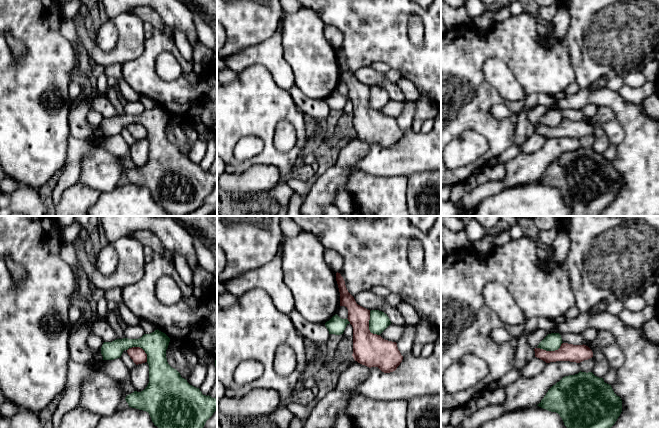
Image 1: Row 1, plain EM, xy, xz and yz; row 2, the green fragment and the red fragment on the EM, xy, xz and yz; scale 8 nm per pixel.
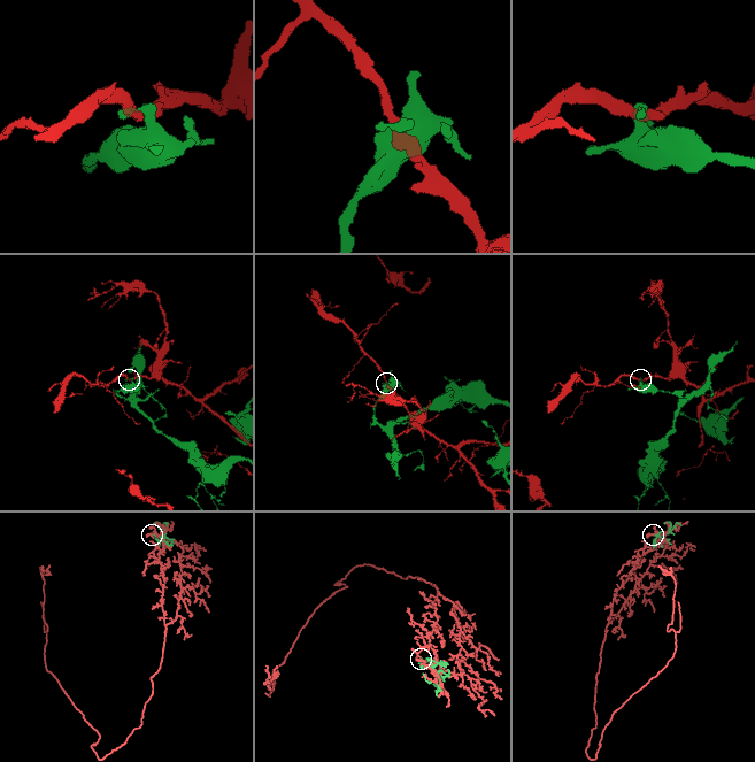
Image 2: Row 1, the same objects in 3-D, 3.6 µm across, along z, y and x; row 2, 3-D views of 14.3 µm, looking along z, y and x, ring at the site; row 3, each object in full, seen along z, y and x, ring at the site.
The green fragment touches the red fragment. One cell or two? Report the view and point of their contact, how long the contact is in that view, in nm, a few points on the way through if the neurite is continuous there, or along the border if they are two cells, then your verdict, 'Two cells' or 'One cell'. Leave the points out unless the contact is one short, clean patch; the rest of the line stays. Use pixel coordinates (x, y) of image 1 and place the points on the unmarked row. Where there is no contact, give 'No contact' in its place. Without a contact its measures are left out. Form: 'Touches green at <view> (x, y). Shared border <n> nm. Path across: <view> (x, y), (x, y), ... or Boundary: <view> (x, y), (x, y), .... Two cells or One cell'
Touches green at xz (369, 102). Shared border 220 nm. Boundary: xz (369, 87), (369, 106), (379, 111). Two cells

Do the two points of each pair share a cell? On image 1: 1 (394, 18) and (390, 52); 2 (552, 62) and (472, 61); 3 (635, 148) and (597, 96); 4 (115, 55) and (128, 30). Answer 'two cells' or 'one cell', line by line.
1: one cell
2: one cell
3: one cell
4: one cell

